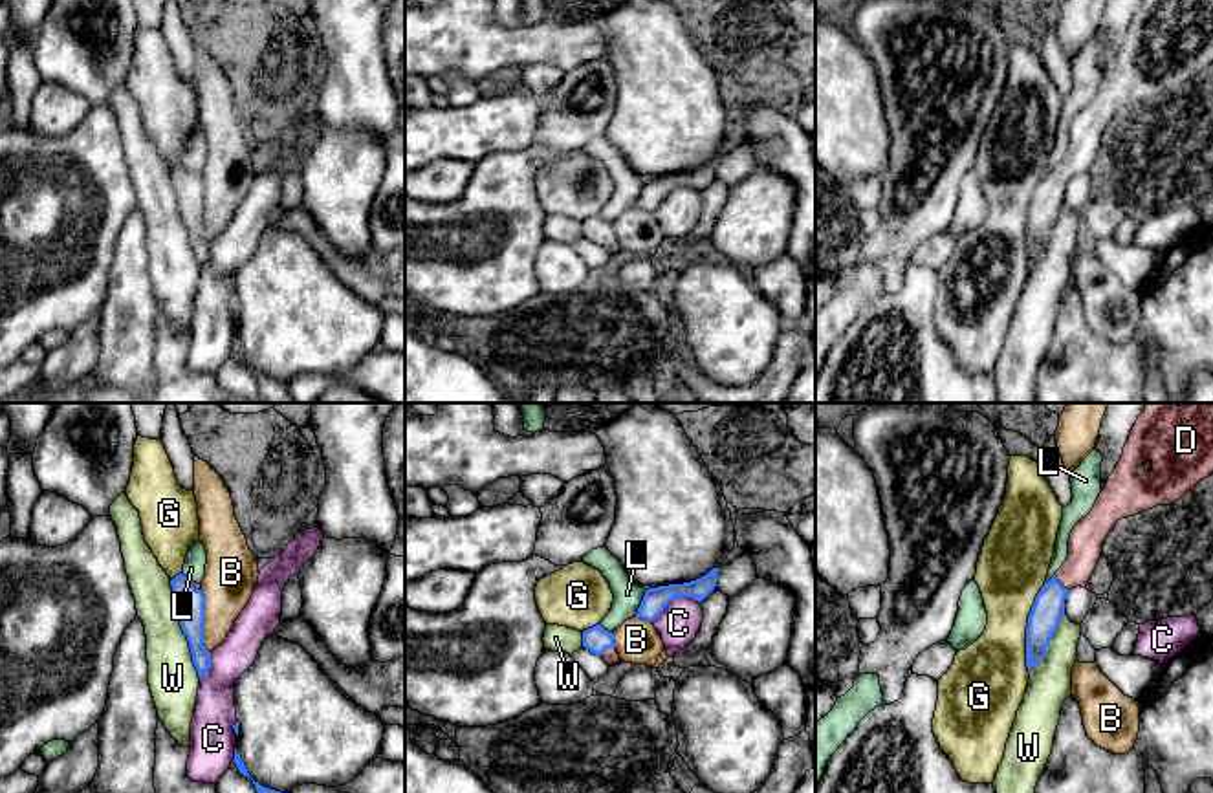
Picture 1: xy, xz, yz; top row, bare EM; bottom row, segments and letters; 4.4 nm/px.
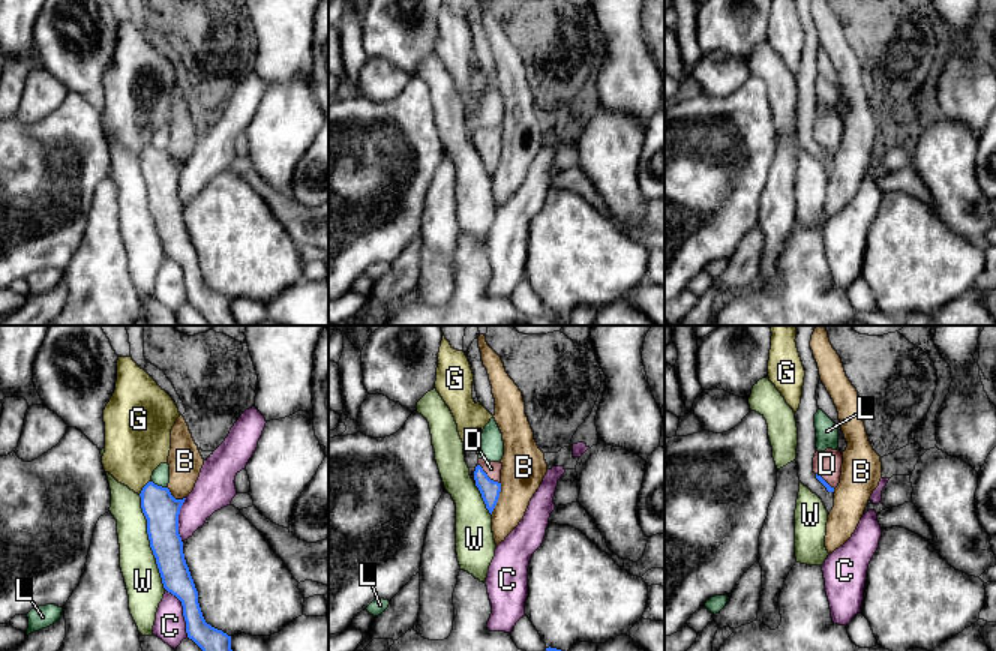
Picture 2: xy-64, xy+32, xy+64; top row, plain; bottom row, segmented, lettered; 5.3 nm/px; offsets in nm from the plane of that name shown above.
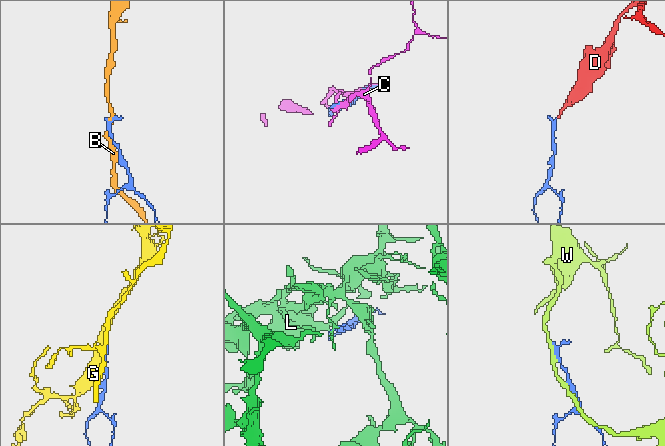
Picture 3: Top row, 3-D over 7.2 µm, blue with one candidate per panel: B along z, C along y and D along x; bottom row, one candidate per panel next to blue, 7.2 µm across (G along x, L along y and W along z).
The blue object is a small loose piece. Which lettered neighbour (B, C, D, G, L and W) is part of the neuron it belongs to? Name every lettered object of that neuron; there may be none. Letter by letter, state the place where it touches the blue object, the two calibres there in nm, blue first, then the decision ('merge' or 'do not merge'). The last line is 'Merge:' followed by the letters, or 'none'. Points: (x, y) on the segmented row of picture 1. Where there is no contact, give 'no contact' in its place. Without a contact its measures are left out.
B: contact xy (204, 621); calibres 130 and 240 nm; do not merge
C: contact xz (675, 597); calibres 110 and 180 nm; do not merge
D: contact yz (1060, 583); calibres 140 and 160 nm; merge
G: contact yz (1027, 629); calibres 140 and 320 nm; do not merge
L: contact xz (642, 603); calibres 110 and 130 nm; do not merge
W: contact xy (182, 629); calibres 130 and 220 nm; do not merge
Merge: D

